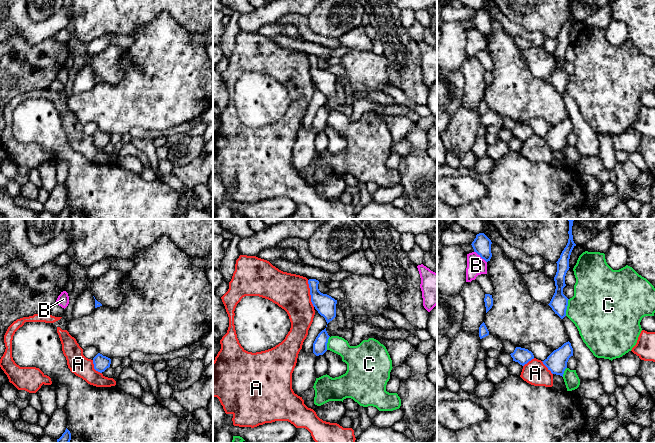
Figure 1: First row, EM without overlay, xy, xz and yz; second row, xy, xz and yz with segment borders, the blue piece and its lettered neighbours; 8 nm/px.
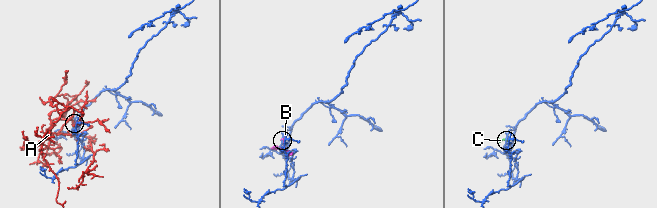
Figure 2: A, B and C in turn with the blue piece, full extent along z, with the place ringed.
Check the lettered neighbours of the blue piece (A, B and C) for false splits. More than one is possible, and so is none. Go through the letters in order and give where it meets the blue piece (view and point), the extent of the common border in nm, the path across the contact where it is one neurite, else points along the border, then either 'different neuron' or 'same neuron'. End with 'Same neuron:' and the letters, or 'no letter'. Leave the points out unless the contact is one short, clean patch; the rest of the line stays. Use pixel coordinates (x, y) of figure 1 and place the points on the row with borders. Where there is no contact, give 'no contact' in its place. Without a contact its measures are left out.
A: meets blue in xz at (310, 293); contact 220 nm long; different neuron
B: meets blue in yz at (480, 256); contact 140 nm long; different neuron
C: meets blue in yz at (566, 307); contact 140 nm long; different neuron
Same neuron: no letter

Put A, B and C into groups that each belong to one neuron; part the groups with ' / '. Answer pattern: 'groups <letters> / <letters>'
groups A / B / C

